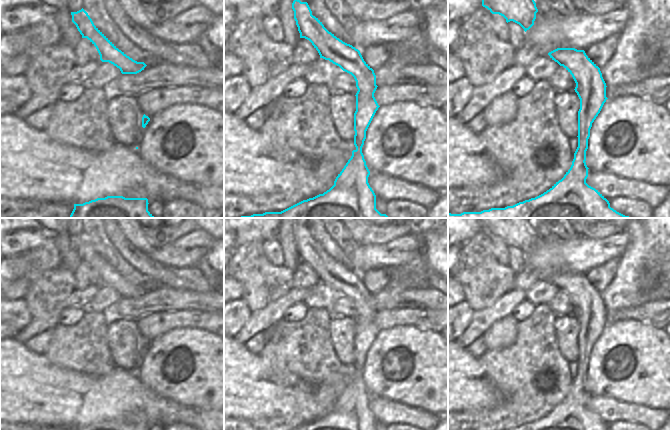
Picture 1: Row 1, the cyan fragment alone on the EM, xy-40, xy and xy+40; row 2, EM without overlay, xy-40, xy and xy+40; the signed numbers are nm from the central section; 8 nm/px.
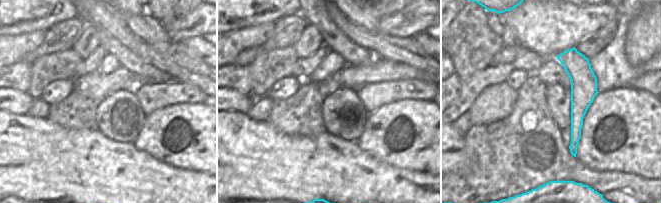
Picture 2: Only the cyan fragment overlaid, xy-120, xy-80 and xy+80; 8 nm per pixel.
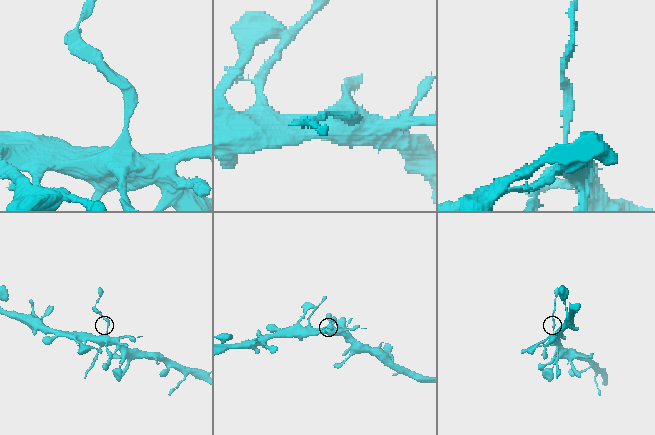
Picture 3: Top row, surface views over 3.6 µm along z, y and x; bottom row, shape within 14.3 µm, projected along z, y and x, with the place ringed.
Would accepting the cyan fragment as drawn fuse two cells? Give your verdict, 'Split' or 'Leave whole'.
Split.

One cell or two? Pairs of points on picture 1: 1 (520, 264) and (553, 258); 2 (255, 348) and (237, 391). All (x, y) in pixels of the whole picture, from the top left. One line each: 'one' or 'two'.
1: two
2: two

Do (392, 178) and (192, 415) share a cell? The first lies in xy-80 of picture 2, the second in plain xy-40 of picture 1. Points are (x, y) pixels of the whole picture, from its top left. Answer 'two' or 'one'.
one

